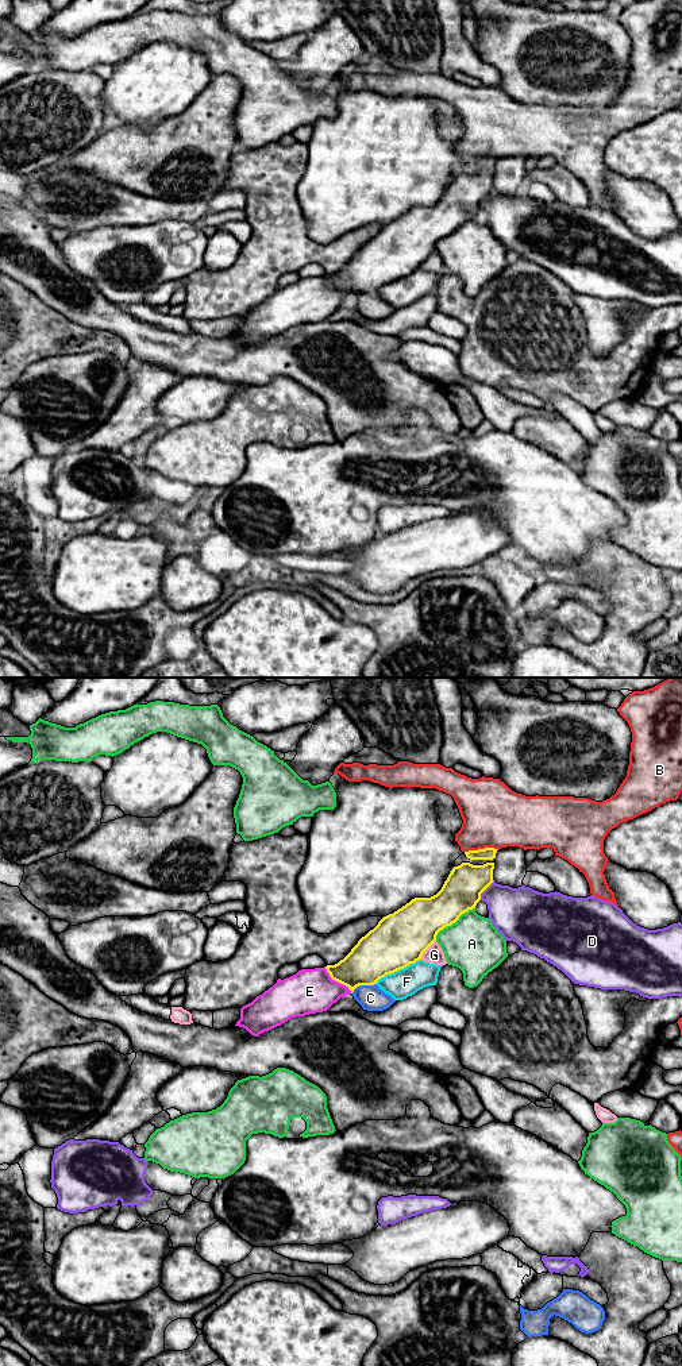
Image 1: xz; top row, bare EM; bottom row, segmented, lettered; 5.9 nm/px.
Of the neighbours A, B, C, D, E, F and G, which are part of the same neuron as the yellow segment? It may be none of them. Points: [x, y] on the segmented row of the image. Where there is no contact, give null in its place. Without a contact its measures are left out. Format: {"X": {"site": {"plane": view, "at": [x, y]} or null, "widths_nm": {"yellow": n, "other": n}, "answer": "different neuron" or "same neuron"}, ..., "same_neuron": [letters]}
{"A": {"site": {"plane": "xz", "at": [453, 922]}, "widths_nm": {"yellow": 300, "other": 320}, "answer": "different neuron"}, "B": {"site": {"plane": "xz", "at": [481, 849]}, "widths_nm": {"yellow": 80, "other": 380}, "answer": "different neuron"}, "C": {"site": {"plane": "xz", "at": [362, 984]}, "widths_nm": {"yellow": 280, "other": 150}, "answer": "different neuron"}, "D": {"site": {"plane": "xz", "at": [485, 888]}, "widths_nm": {"yellow": 220, "other": 300}, "answer": "different neuron"}, "E": {"site": {"plane": "xz", "at": [336, 980]}, "widths_nm": {"yellow": 260, "other": 260}, "answer": "different neuron"}, "F": {"site": {"plane": "xz", "at": [397, 969]}, "widths_nm": {"yellow": 320, "other": 170}, "answer": "different neuron"}, "G": {"site": {"plane": "xz", "at": [427, 948]}, "widths_nm": {"yellow": 320, "other": 110}, "answer": "different neuron"}, "same_neuron": []}

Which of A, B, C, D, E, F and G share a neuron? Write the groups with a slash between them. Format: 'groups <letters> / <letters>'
groups A / B / C / D / E / F / G

